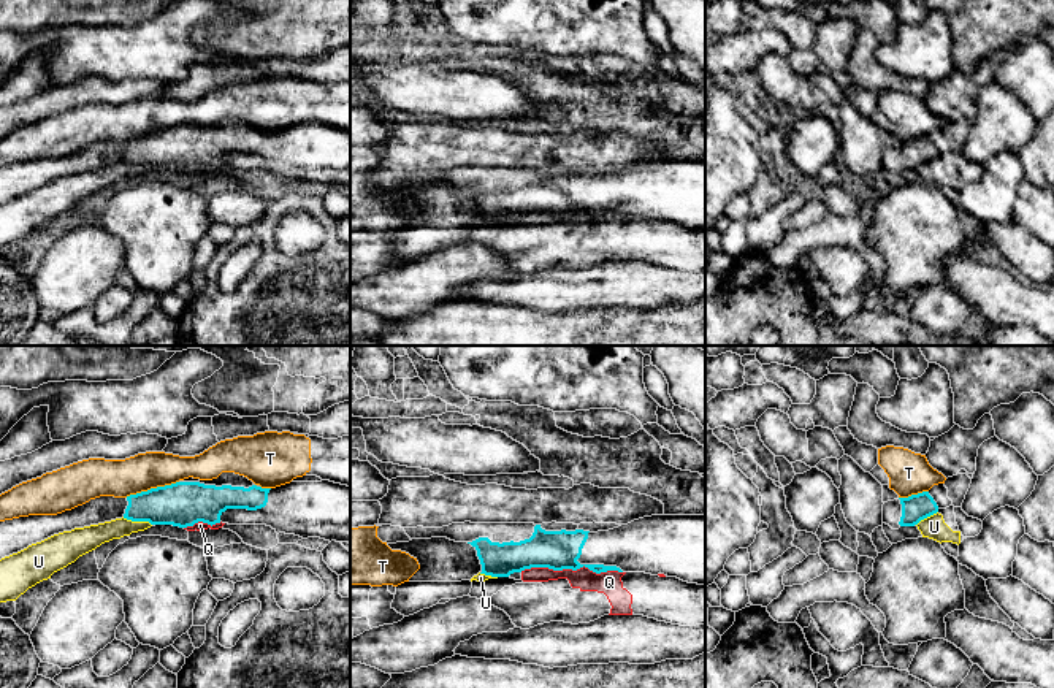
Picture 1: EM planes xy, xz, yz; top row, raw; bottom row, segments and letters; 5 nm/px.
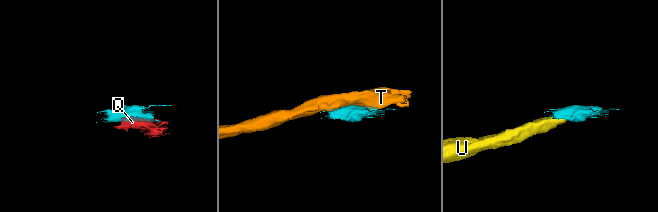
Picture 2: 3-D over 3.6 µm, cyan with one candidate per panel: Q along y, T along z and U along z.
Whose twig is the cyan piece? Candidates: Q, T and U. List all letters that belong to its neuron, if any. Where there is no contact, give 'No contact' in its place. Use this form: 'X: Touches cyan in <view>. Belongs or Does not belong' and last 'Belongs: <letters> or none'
Q: Touches cyan in xz. Does not belong
T: Touches cyan in xy. Does not belong
U: Touches cyan in xy. Does not belong
Belongs: none

